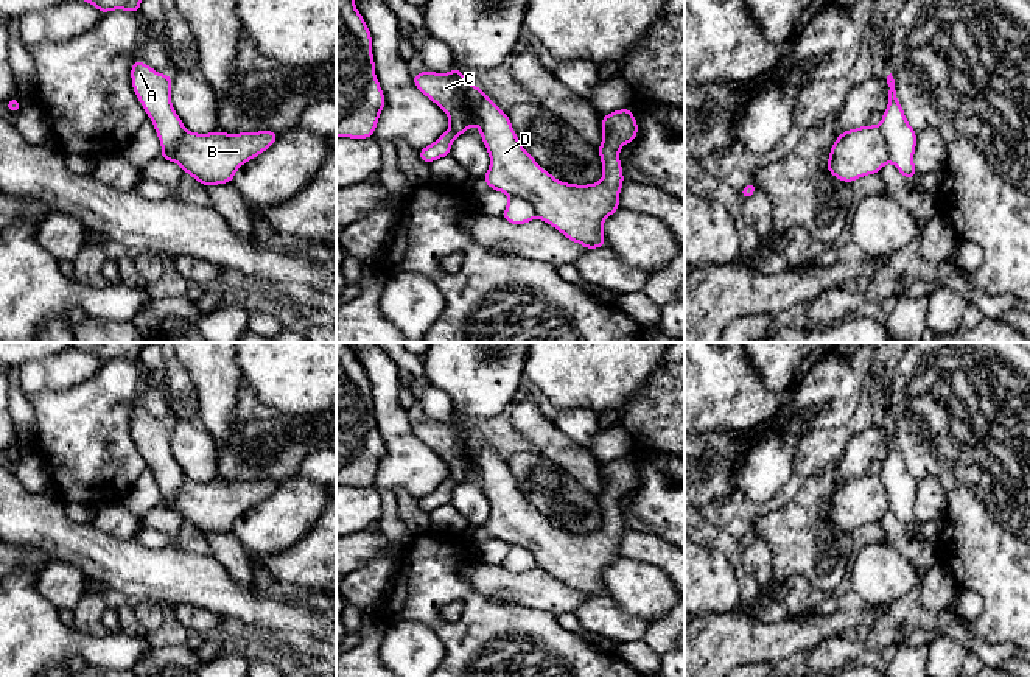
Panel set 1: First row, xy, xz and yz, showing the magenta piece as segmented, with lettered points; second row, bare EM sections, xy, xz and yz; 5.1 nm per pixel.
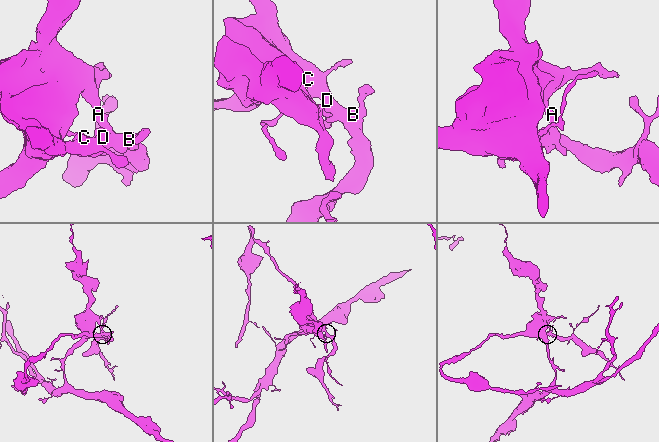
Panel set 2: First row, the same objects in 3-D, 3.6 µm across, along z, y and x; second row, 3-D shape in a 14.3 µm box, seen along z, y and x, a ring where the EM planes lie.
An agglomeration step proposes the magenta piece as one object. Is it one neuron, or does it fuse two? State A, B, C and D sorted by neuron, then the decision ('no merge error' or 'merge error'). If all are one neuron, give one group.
A / B C D | merge error

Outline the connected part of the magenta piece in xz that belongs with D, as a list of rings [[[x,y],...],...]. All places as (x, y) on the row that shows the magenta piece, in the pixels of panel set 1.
[[[454,67],[450,73],[436,73],[425,68],[422,73],[412,75],[412,82],[450,118],[450,128],[436,142],[419,149],[422,162],[429,165],[440,157],[451,156],[453,140],[467,132],[471,125],[476,125],[490,156],[490,167],[482,176],[490,190],[510,198],[524,198],[534,205],[538,219],[555,227],[563,237],[582,244],[587,251],[607,246],[602,226],[608,216],[619,210],[619,193],[624,185],[619,149],[638,137],[638,121],[629,107],[613,110],[601,120],[602,143],[597,154],[602,160],[602,179],[594,184],[577,185],[557,181],[549,171],[543,170],[517,139],[509,115],[482,89],[465,79],[459,67]]]

